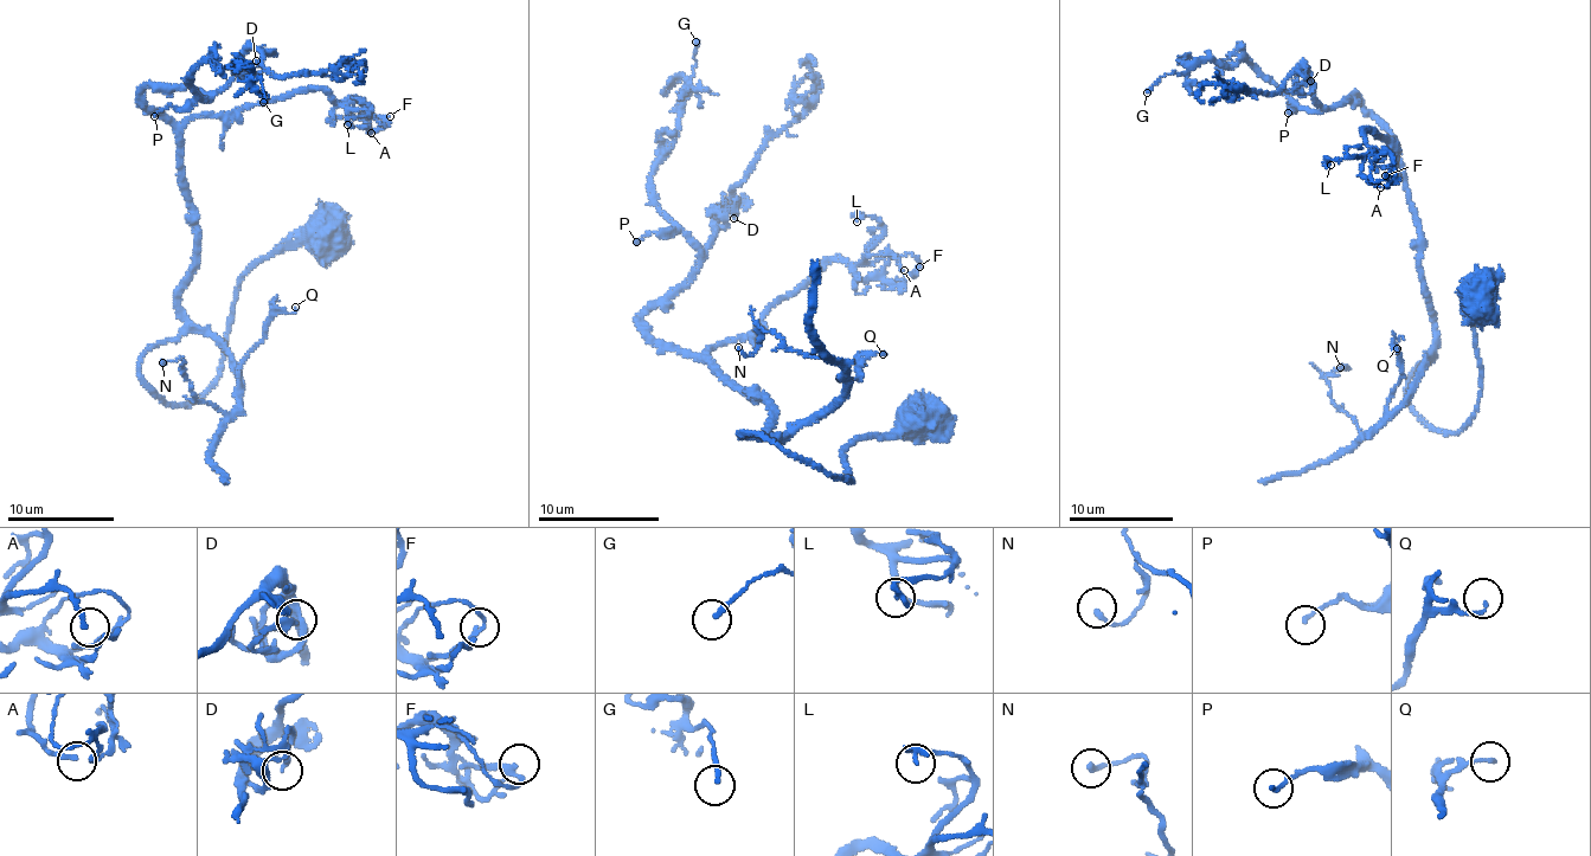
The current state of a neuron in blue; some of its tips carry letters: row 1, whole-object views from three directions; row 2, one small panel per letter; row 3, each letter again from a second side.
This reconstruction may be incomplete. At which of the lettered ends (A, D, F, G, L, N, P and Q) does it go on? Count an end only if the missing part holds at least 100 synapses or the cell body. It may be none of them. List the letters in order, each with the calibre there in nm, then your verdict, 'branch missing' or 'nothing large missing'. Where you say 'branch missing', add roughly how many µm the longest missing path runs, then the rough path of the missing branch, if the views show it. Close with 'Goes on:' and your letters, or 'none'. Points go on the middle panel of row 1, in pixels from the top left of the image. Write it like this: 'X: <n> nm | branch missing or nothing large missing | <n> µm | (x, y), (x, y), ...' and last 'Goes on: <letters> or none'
A: 120 nm | nothing large missing
D: 240 nm | nothing large missing
F: 120 nm | nothing large missing
G: 190 nm | nothing large missing
L: 240 nm | nothing large missing
N: 200 nm | nothing large missing
P: 140 nm | nothing large missing
Q: 120 nm | nothing large missing
Goes on: none

